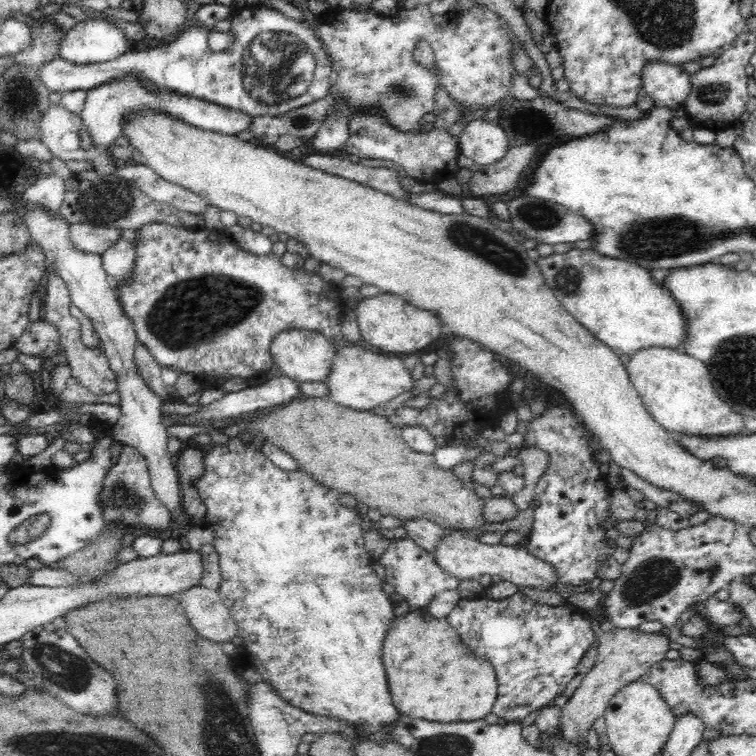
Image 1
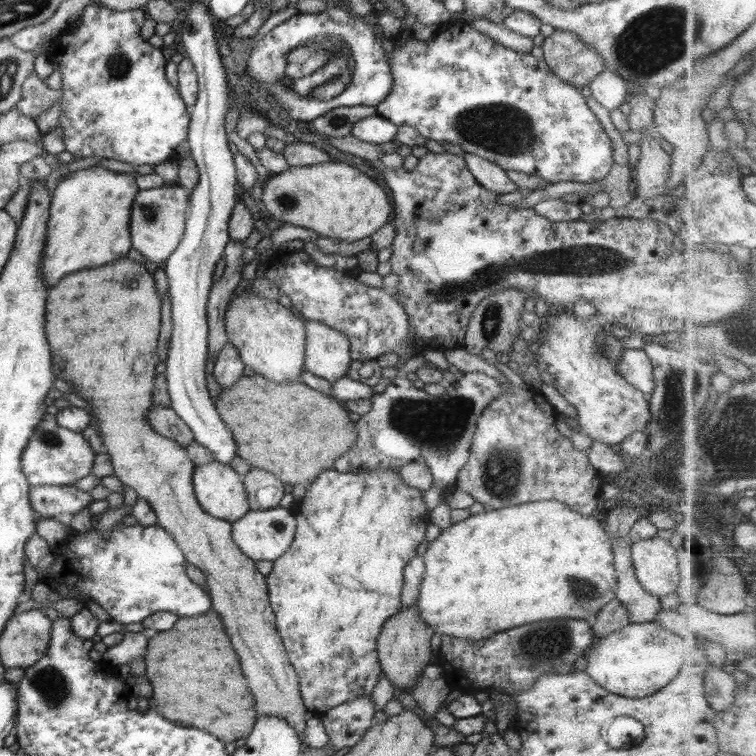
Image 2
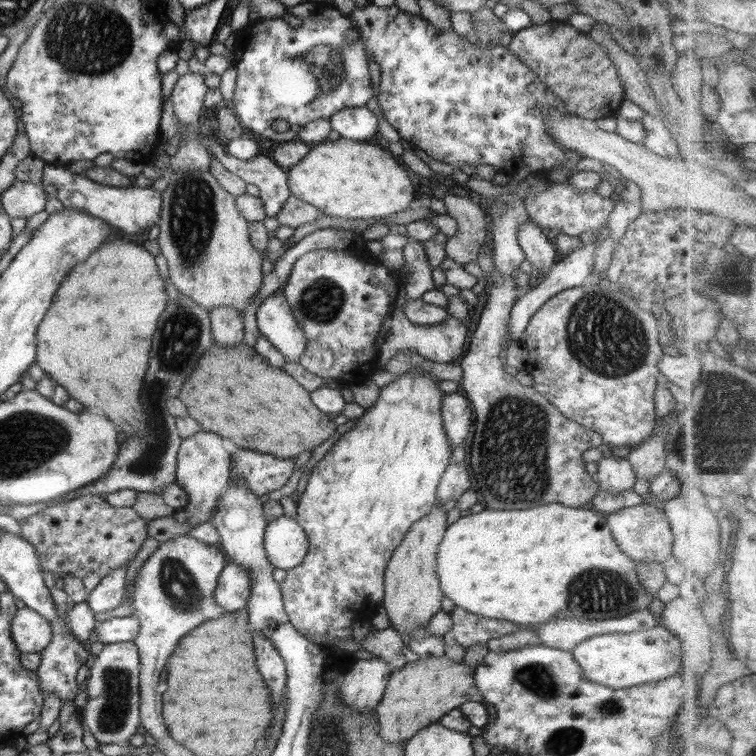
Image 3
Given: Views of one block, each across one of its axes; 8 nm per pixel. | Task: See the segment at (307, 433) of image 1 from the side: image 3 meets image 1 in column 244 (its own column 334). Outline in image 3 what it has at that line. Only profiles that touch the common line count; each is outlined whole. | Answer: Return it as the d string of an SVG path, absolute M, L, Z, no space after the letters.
M212 342L199 360L177 398L187 407L189 417L201 424L202 431L220 434L239 448L278 458L312 452L336 432L333 417L312 404L311 392L284 370L266 363L254 348L244 344L220 347Z

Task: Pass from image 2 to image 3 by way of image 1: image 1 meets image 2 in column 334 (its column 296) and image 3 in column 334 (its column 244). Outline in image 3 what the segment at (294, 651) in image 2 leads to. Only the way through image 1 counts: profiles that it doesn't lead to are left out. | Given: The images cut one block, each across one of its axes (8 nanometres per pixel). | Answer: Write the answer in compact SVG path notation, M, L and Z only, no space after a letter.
M418 371L397 376L394 383L391 382L388 386L380 389L378 401L371 408L365 410L364 415L358 418L354 427L345 432L324 457L316 463L316 466L311 469L308 484L304 488L302 496L297 500L296 506L296 522L305 530L309 538L309 551L306 553L302 564L287 571L287 577L279 585L282 589L284 610L290 617L290 622L302 636L305 636L310 642L318 646L334 644L336 638L346 638L346 640L353 638L351 634L352 624L371 619L376 615L380 601L383 600L385 595L383 578L388 561L393 555L392 552L400 546L402 539L410 530L412 524L429 514L438 501L437 486L446 468L449 466L452 454L451 446L443 427L442 411L440 411L444 392L439 389L439 382L440 379L432 377L430 373L418 373Z

